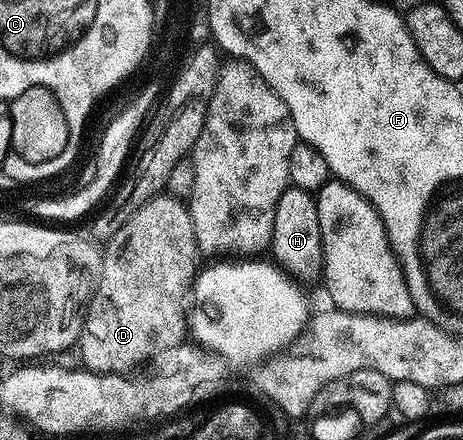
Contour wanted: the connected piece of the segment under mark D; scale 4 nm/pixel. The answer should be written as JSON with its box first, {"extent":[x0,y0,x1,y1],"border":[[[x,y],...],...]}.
{"extent":[77,192,197,374],"border":[[[164,192],[141,204],[141,208],[131,211],[129,220],[117,228],[113,237],[106,239],[99,287],[95,289],[95,295],[91,297],[83,315],[83,331],[77,343],[77,351],[83,357],[82,365],[86,369],[94,374],[127,374],[142,367],[139,366],[142,362],[150,363],[156,356],[184,345],[189,334],[185,303],[192,293],[197,273],[195,254],[197,247],[193,220],[184,199]]]}

